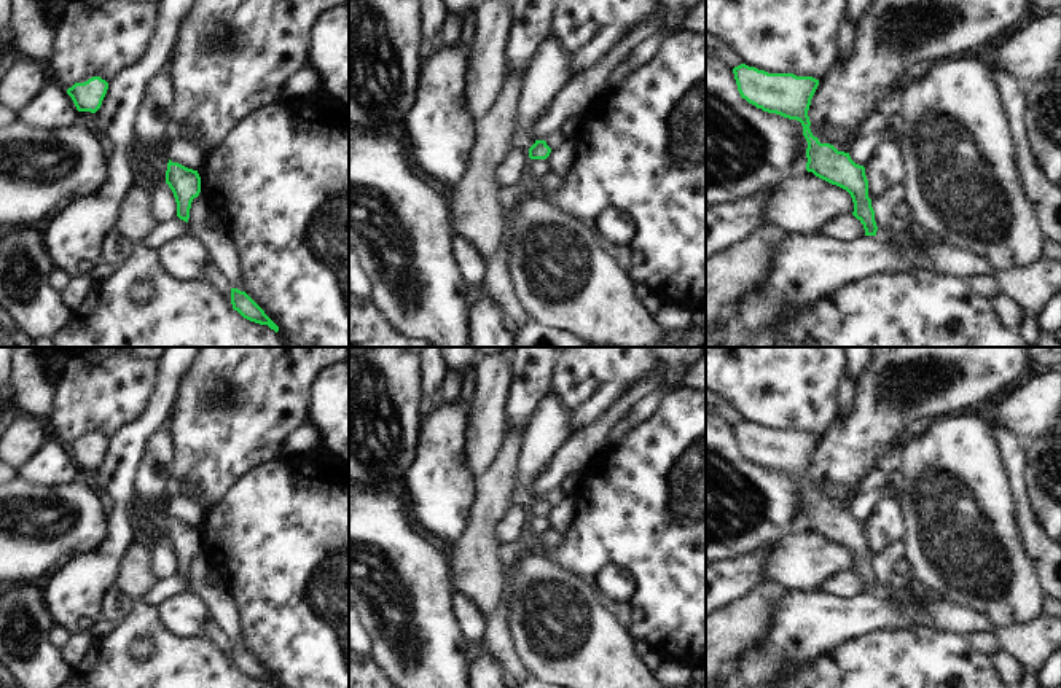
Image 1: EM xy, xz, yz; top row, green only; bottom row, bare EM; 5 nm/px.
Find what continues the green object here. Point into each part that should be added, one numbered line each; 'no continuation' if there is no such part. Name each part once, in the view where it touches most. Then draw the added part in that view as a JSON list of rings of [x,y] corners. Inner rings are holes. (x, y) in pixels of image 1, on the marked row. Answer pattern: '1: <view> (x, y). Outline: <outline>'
no continuation.

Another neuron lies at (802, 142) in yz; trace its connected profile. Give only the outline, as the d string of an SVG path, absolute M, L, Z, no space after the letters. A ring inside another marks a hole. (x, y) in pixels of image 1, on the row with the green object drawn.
M790 119L790 123L797 129L798 167L800 167L800 170L805 170L806 169L806 162L808 162L808 158L806 158L808 142L806 142L805 135L803 135L803 126L801 126L801 123L797 121L797 119Z

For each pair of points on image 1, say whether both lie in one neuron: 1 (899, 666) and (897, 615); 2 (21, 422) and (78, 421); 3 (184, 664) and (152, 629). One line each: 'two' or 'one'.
1: two
2: two
3: one

